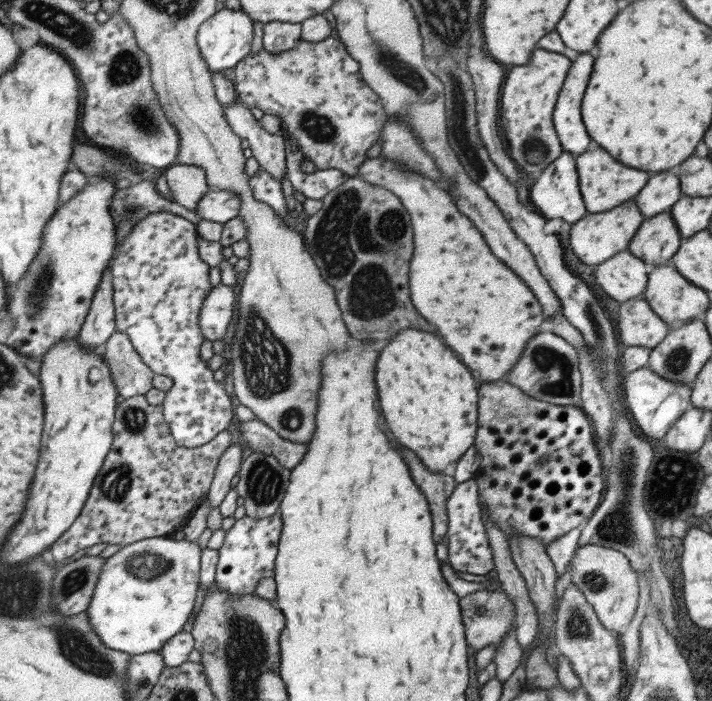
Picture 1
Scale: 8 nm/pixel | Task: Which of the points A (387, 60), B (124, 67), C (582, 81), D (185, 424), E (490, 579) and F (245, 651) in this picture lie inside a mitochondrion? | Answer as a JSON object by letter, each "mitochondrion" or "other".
{"A":"mitochondrion","B":"mitochondrion","C":"other","D":"other","E":"other","F":"mitochondrion"}

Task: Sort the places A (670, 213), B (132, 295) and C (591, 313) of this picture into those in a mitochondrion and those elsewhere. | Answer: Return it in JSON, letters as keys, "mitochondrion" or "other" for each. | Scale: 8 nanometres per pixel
{"A":"other","B":"other","C":"mitochondrion"}

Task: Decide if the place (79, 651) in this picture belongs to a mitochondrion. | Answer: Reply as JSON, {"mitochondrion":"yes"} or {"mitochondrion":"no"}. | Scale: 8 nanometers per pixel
{"mitochondrion":"yes"}

